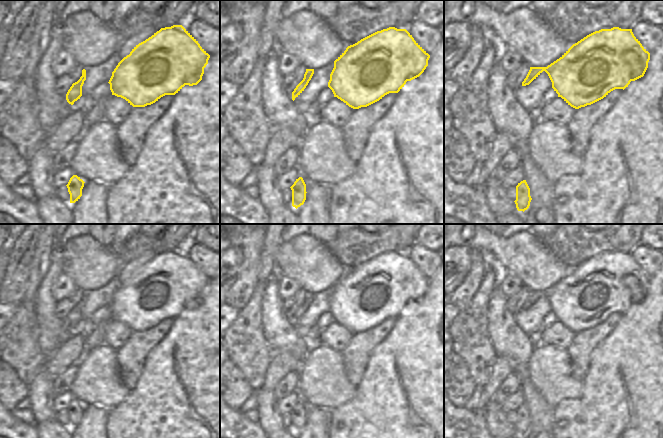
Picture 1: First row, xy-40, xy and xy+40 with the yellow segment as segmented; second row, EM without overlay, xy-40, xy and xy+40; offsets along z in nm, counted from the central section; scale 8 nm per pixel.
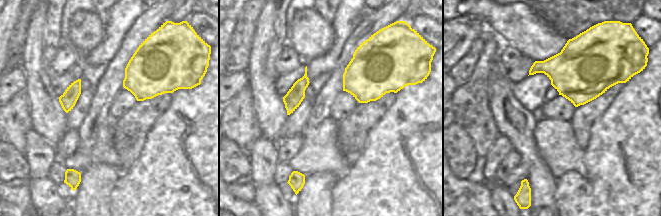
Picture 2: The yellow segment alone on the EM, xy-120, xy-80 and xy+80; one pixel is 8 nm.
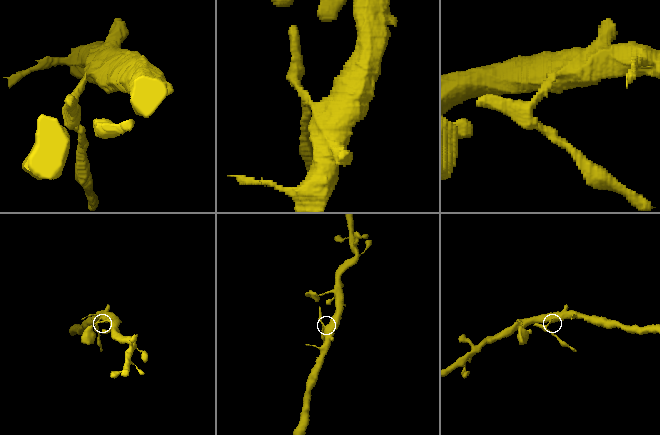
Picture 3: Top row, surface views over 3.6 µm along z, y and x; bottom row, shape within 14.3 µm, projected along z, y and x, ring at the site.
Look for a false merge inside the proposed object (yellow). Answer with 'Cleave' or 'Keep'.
Cleave.

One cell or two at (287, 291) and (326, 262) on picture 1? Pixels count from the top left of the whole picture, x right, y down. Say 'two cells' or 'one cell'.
two cells

